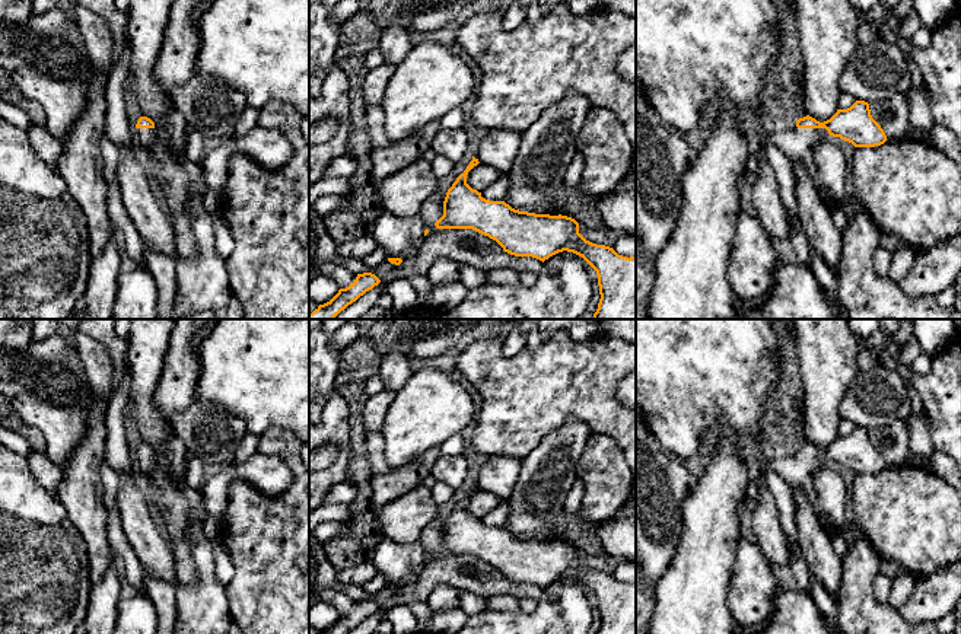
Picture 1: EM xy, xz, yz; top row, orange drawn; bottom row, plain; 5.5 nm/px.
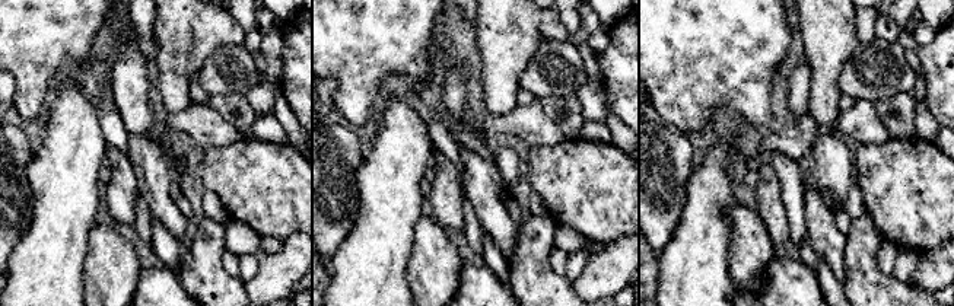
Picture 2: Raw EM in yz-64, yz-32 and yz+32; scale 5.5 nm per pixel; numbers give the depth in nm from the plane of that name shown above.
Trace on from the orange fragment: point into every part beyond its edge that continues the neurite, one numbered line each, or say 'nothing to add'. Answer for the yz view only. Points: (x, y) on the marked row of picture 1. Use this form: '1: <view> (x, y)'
1: yz (796, 143)

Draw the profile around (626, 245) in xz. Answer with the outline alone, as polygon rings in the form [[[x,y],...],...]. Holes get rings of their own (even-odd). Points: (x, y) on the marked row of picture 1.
[[[623,235],[618,238],[612,246],[612,249],[623,257],[634,257],[636,255],[636,236]]]

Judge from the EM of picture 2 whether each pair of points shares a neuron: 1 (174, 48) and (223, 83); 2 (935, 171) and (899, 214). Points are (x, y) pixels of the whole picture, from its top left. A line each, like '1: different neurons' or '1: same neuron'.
1: different neurons
2: same neuron

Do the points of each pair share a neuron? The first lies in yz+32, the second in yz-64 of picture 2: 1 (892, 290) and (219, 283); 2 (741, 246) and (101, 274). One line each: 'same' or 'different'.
1: same
2: same

